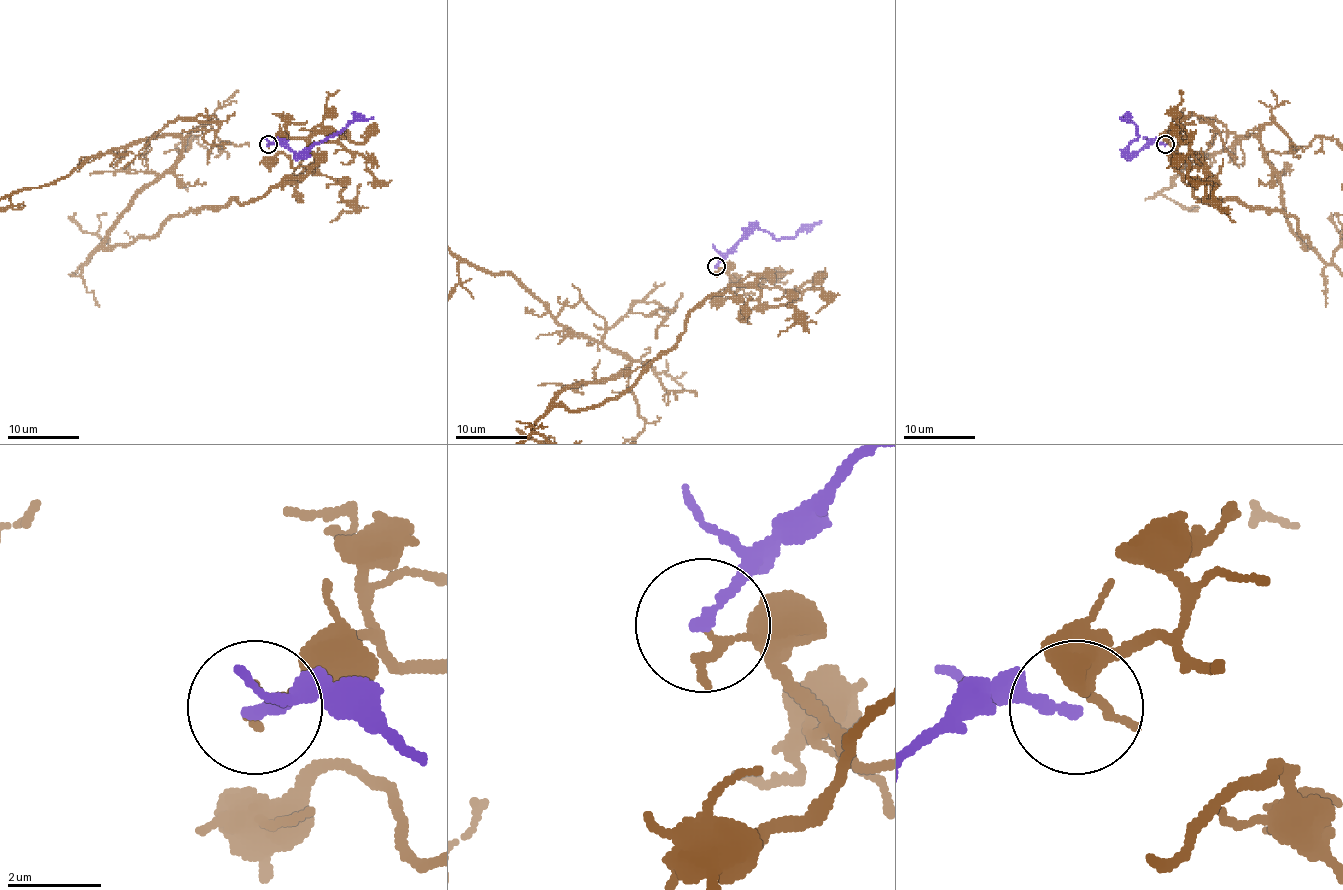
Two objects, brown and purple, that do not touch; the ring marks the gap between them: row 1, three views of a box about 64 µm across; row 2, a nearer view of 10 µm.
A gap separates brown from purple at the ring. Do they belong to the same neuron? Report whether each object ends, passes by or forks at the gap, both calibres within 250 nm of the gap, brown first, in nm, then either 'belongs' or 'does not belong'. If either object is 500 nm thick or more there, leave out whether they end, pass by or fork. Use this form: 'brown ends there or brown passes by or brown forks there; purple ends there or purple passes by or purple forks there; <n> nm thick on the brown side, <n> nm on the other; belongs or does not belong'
brown passes by; purple ends there; 160 nm thick on the brown side, 260 nm on the other; does not belong

